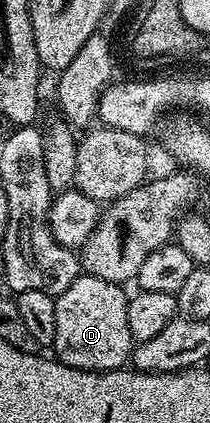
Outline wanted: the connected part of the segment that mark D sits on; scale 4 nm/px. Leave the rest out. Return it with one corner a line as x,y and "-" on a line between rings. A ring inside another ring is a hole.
81,275
76,278
66,291
56,298
56,314
58,315
58,331
54,342
55,360
75,369
85,369
95,373
105,373
111,369
122,369
129,364
134,342
130,335
130,323
126,323
126,307
129,294
123,293
121,286
115,281
98,279

